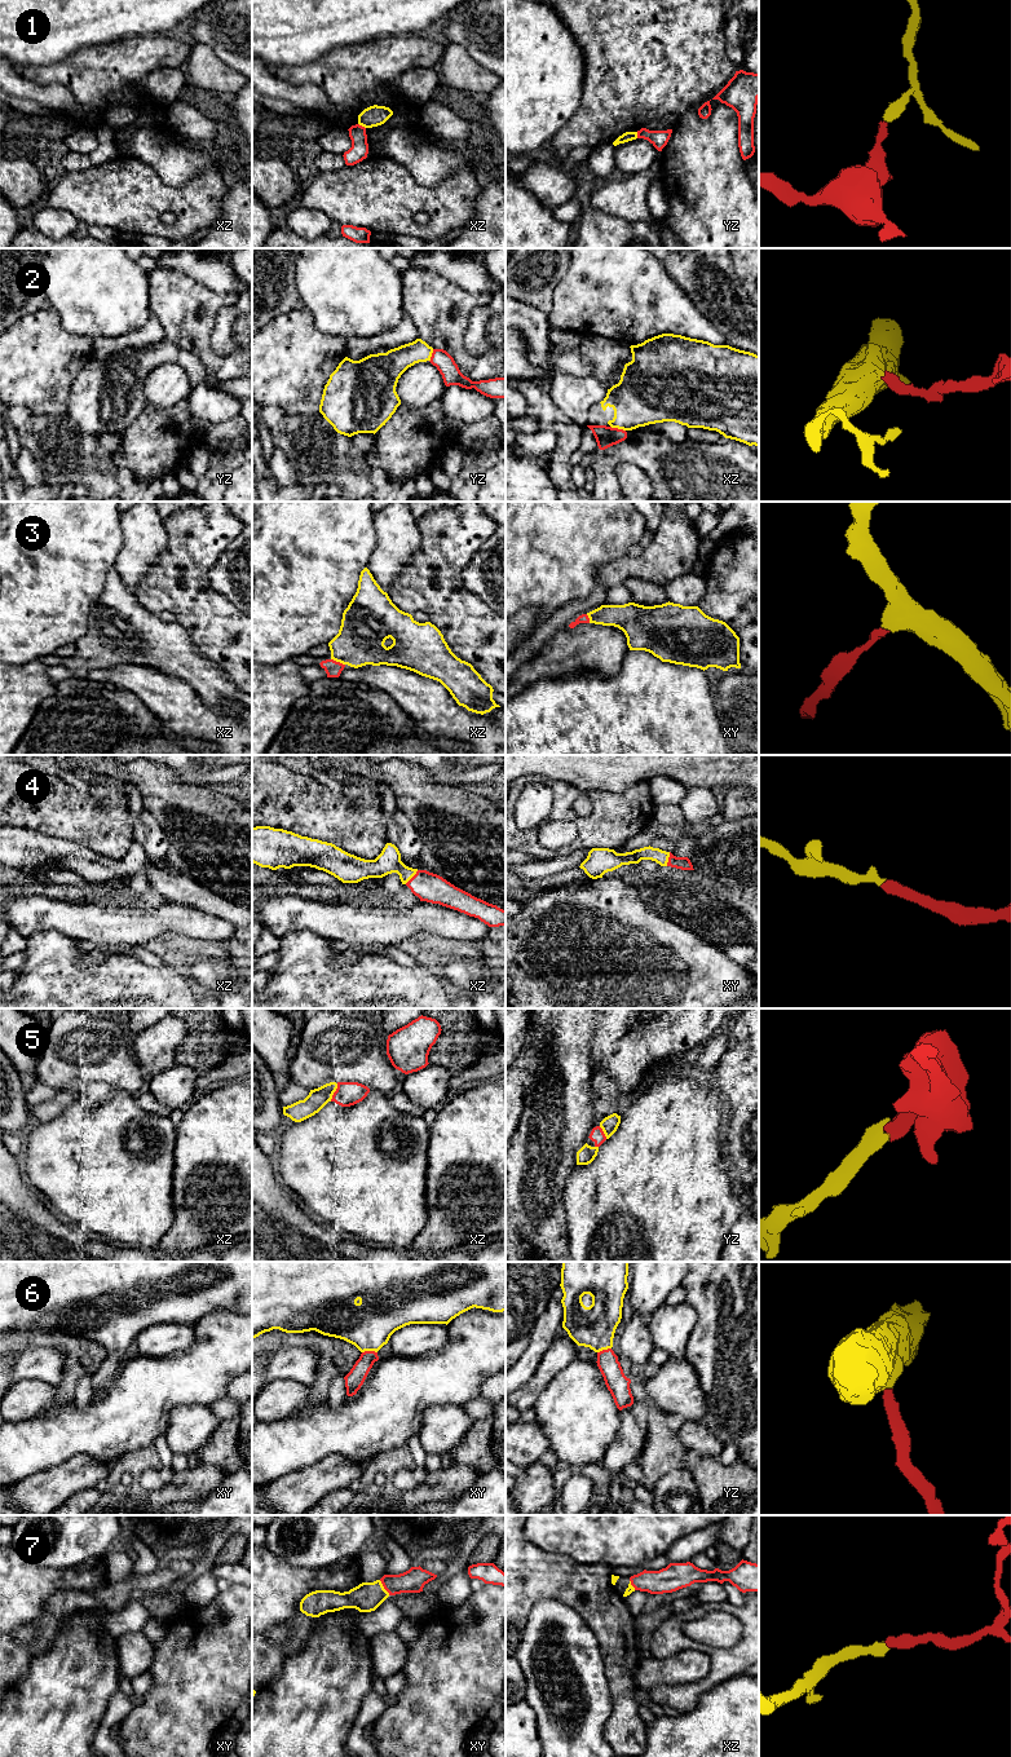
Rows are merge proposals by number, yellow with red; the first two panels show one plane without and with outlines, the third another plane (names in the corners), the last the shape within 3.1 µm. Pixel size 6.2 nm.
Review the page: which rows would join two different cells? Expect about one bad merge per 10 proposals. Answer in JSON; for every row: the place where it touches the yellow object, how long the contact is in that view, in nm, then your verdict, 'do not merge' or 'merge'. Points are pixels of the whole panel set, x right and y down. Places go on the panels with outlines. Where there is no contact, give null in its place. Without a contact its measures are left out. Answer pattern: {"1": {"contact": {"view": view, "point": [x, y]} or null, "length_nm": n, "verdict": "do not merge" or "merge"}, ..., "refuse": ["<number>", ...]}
{"1": {"contact": {"view": "xz", "point": [362, 126]}, "length_nm": 60, "verdict": "do not merge"}, "2": {"contact": {"view": "xz", "point": [618, 428]}, "length_nm": 100, "verdict": "merge"}, "3": {"contact": {"view": "xz", "point": [338, 661]}, "length_nm": 100, "verdict": "merge"}, "4": {"contact": {"view": "xz", "point": [411, 877]}, "length_nm": 120, "verdict": "merge"}, "5": {"contact": {"view": "xz", "point": [334, 1091]}, "length_nm": 120, "verdict": "merge"}, "6": {"contact": {"view": "xy", "point": [369, 1350]}, "length_nm": 100, "verdict": "merge"}, "7": {"contact": {"view": "xy", "point": [383, 1588]}, "length_nm": 120, "verdict": "merge"}, "refuse": ["1"]}

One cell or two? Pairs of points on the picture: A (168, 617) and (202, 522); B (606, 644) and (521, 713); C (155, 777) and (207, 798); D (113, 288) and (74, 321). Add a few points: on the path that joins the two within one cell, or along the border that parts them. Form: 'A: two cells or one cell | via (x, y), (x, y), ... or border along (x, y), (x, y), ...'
A: two cells | border along (158, 614), (171, 612), (176, 621)
B: two cells | border along (592, 671), (564, 679), (541, 679), (533, 684)
C: one cell | via (168, 790), (176, 798), (194, 798)
D: one cell | via (101, 292), (93, 292), (79, 309)

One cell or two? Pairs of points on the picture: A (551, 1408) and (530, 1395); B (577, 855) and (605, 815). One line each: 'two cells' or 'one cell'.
A: two cells
B: two cells

